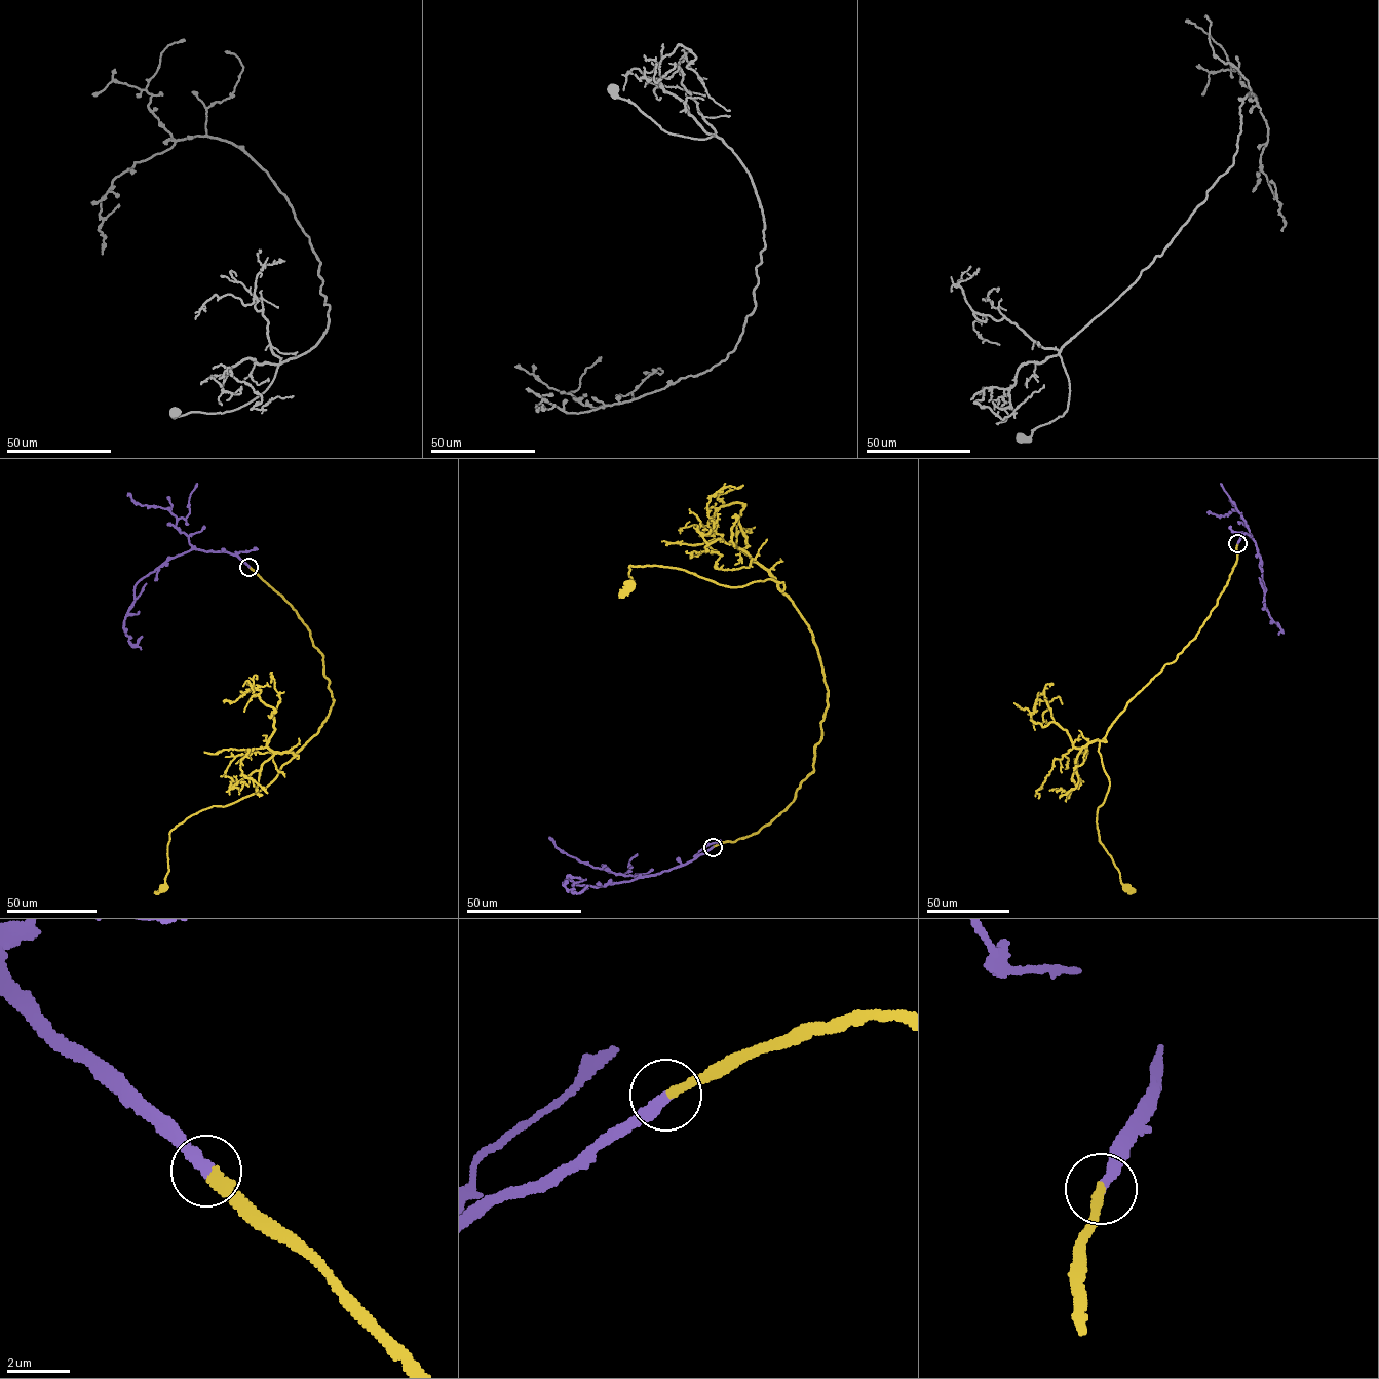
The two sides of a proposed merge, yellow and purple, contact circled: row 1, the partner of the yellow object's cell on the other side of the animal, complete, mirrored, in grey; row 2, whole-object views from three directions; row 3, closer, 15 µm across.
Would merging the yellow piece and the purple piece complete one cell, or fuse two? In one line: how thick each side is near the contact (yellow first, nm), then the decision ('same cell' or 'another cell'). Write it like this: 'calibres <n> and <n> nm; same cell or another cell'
calibres 280 and 320 nm; same cell

